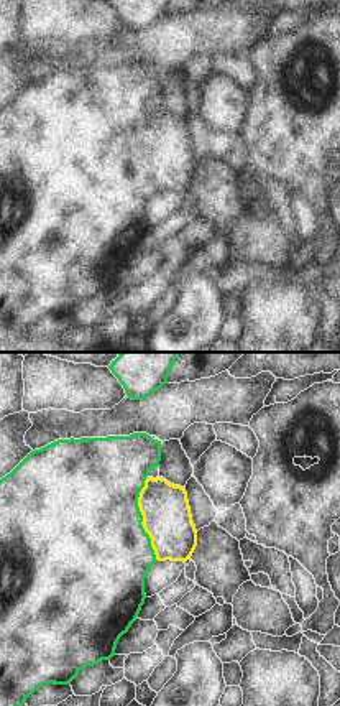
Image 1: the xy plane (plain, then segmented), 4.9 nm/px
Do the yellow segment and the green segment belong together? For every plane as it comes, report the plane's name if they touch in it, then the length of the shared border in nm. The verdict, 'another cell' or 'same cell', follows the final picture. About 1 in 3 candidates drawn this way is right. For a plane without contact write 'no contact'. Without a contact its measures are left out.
contact in xy; length 420 nm

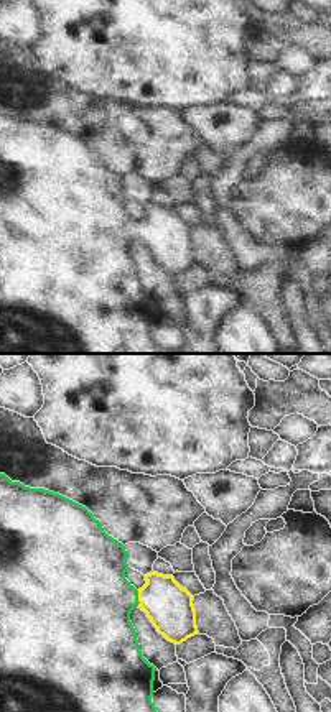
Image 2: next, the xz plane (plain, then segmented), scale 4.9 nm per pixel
contact in xz; length 80 nm

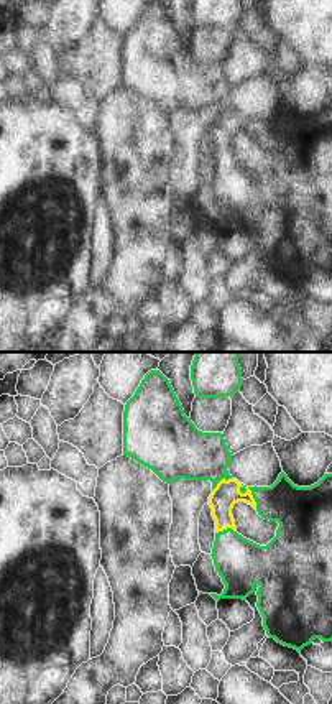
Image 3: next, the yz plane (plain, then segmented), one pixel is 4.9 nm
contact in yz; length 150 nm

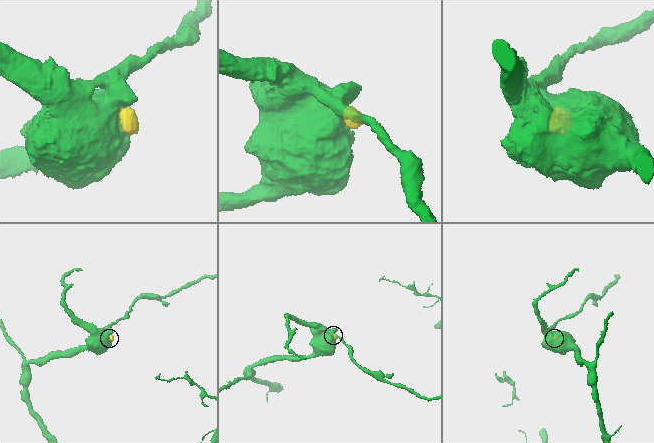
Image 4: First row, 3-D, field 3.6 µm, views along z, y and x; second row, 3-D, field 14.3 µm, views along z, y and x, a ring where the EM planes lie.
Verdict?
same cell

